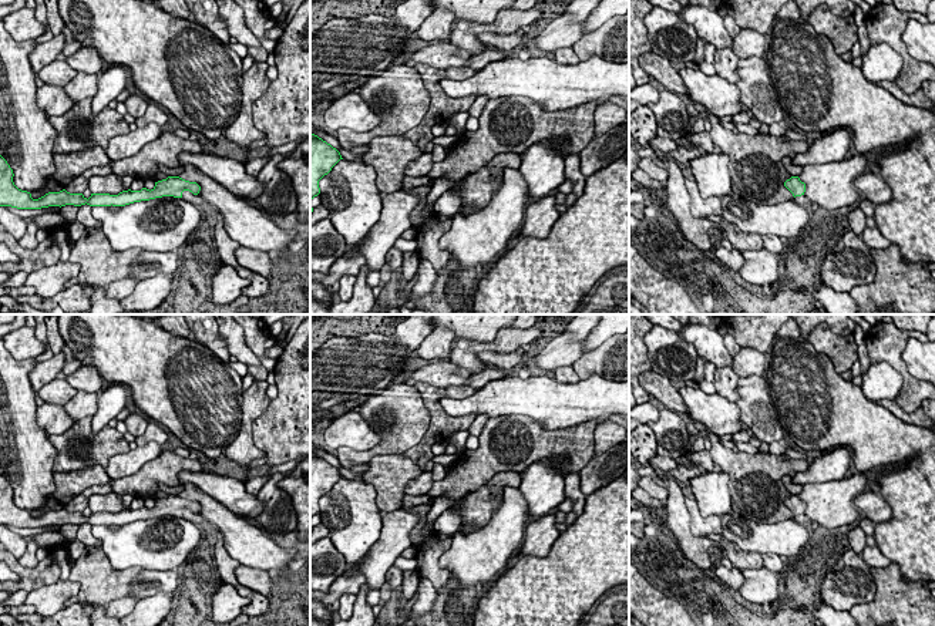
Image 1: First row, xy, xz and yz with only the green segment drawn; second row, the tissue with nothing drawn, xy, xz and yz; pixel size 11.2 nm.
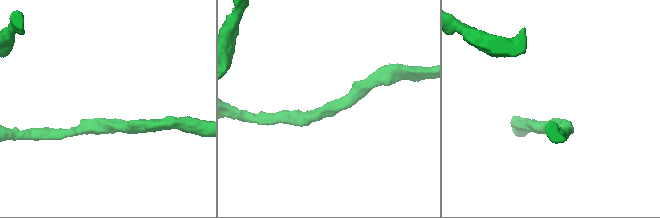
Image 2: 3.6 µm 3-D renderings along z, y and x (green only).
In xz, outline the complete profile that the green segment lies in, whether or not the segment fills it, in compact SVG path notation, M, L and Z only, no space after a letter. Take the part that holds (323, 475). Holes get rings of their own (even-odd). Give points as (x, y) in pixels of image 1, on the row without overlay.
M310 452L310 521L320 512L319 499L343 478L340 471L315 452Z

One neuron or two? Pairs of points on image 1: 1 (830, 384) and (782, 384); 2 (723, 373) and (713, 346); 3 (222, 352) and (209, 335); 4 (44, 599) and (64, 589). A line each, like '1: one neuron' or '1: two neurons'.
1: one neuron
2: two neurons
3: one neuron
4: one neuron

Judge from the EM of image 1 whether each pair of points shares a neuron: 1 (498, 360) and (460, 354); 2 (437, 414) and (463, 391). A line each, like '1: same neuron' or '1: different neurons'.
1: different neurons
2: same neuron

